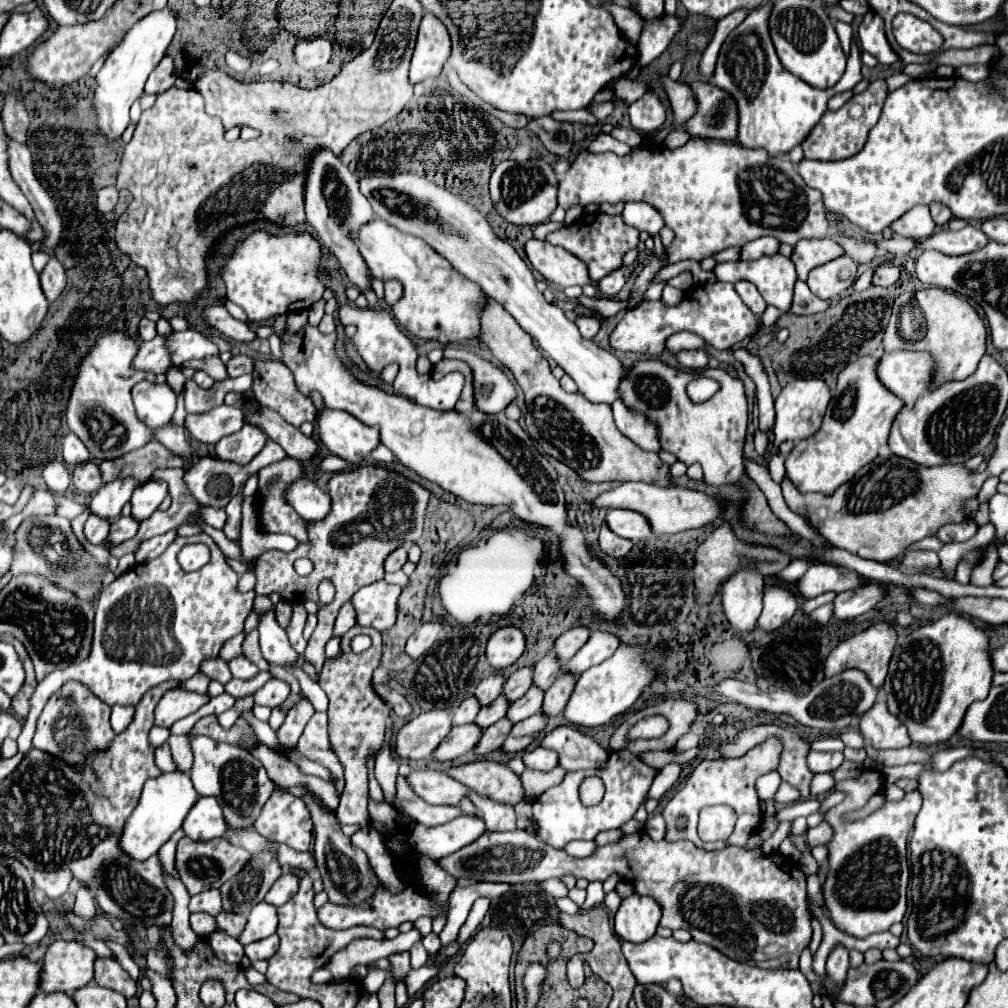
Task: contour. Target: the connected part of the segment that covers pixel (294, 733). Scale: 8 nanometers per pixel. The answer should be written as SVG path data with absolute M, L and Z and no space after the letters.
M301 699L295 703L295 707L289 711L289 715L285 717L285 723L281 725L281 729L277 731L277 737L279 741L289 747L289 749L295 749L307 721L311 719L311 715L315 713L315 709L311 707L311 703L307 699Z

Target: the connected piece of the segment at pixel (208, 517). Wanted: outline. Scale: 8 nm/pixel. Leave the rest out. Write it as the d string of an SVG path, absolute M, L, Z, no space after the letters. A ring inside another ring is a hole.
M207 507L207 509L203 511L203 515L205 515L205 521L207 521L211 527L215 527L215 529L223 529L225 523L227 523L227 513L225 513L223 509Z

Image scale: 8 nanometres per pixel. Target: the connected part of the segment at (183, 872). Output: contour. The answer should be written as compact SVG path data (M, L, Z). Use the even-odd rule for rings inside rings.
M183 837L177 845L175 865L177 865L177 871L181 875L183 885L187 887L189 895L199 895L207 889L217 889L227 879L235 877L241 871L241 867L247 865L247 859L251 859L251 853L241 847L233 847L231 843L227 843L225 837L211 839L211 841L193 841L189 837Z

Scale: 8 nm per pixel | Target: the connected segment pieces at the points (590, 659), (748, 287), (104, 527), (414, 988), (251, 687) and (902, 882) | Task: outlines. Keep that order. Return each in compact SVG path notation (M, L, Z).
M593 631L589 641L583 645L583 649L569 663L565 663L563 669L573 673L583 673L585 669L609 659L619 645L621 645L621 639L617 635L609 631Z
M737 281L735 283L735 291L741 295L743 303L757 315L761 317L761 313L765 311L765 301L761 297L761 293L757 291L757 287L753 283L747 283L747 281Z
M89 515L87 523L85 523L85 535L91 543L99 545L111 531L111 519L99 519L99 515Z
M421 967L419 971L415 971L415 969L411 969L411 973L409 973L409 977L407 977L407 989L409 989L409 995L413 997L431 977L435 977L439 973L439 969L435 969L435 967Z
M261 671L257 677L253 679L247 679L247 681L241 681L241 679L231 679L227 685L225 685L225 693L233 695L235 699L243 699L247 695L253 695L255 691L259 691L259 687L263 687L263 683L267 683L271 677L271 673L267 671Z
M865 769L855 781L843 781L847 799L831 807L825 815L827 823L833 827L835 837L827 845L829 849L829 873L823 883L825 905L831 913L837 929L853 937L869 937L873 933L887 931L893 923L899 923L907 911L907 849L905 839L915 823L915 815L923 803L919 791L907 793L901 801L885 803L881 809L867 815L859 825L843 825L843 817L865 807L867 799L883 787L883 775L875 769Z

